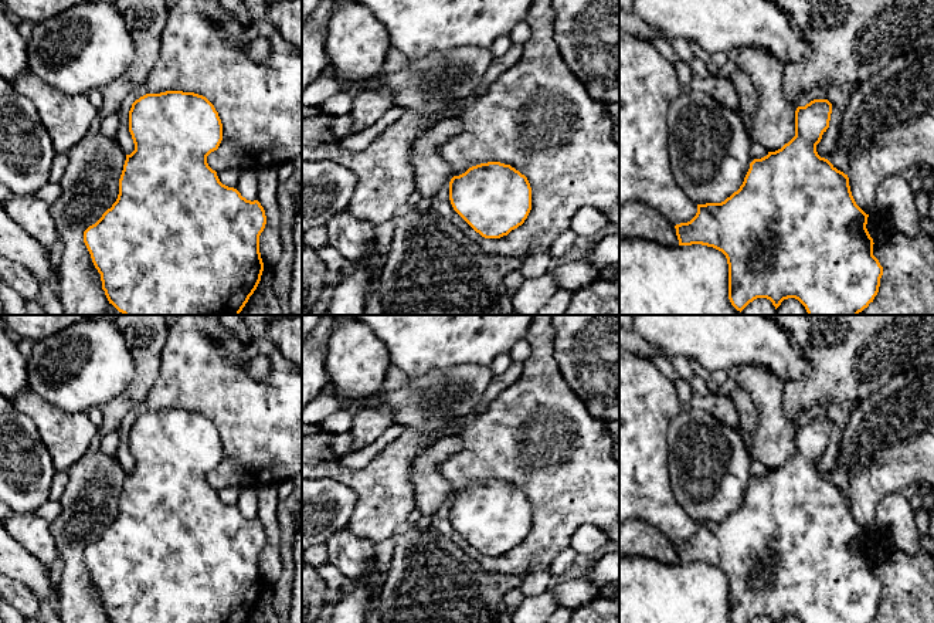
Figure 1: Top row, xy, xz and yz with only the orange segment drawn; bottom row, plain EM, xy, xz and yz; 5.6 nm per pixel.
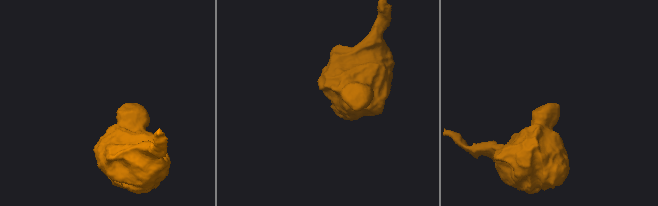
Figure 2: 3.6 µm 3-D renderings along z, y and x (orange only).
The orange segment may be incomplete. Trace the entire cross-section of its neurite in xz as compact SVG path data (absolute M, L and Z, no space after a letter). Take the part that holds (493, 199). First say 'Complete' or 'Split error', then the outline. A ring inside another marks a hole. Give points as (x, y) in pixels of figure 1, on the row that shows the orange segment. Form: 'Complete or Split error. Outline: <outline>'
Complete. Outline: M500 162L469 167L449 182L454 210L482 237L500 238L524 223L531 187L524 175Z

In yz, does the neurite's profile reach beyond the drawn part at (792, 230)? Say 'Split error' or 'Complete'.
Complete

